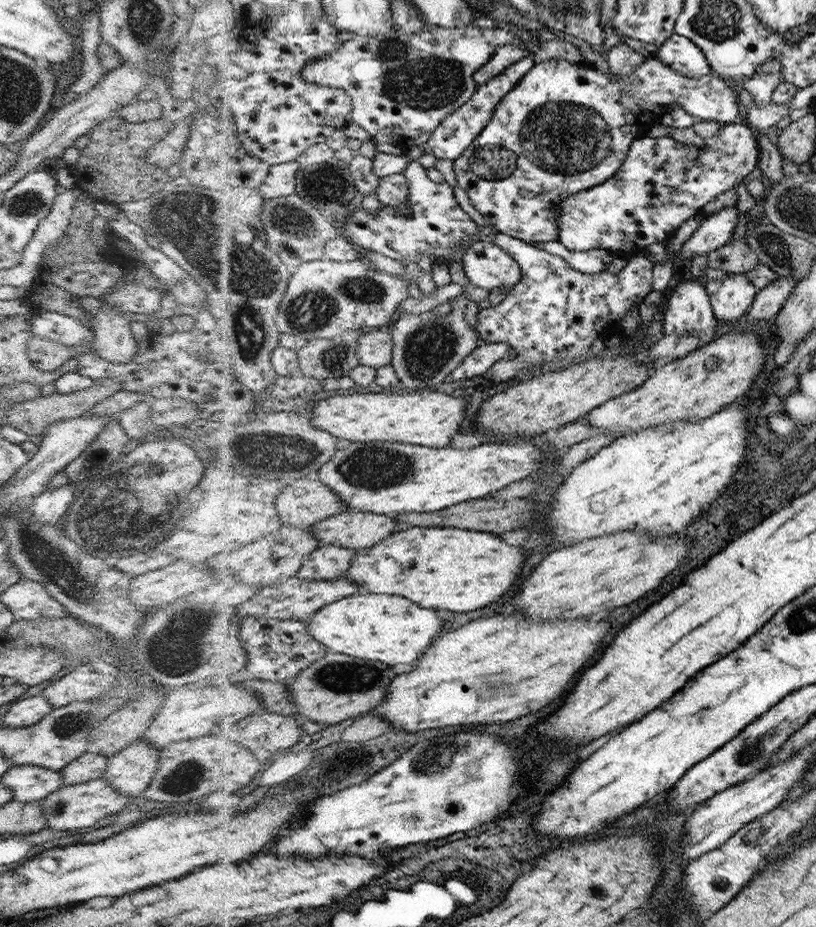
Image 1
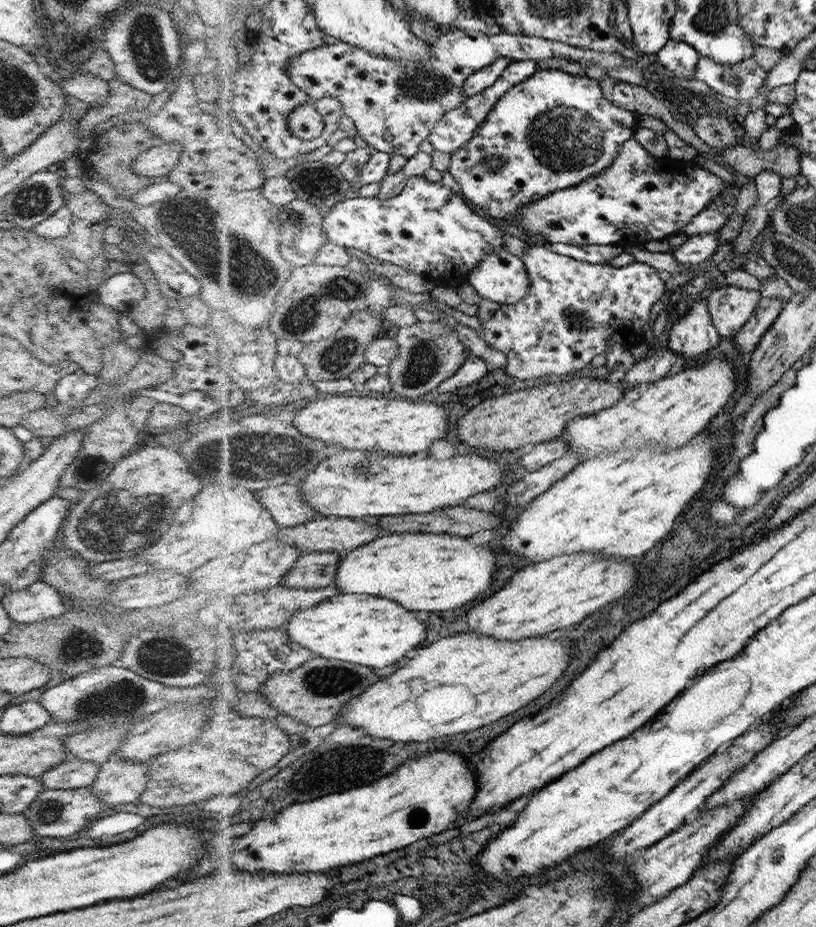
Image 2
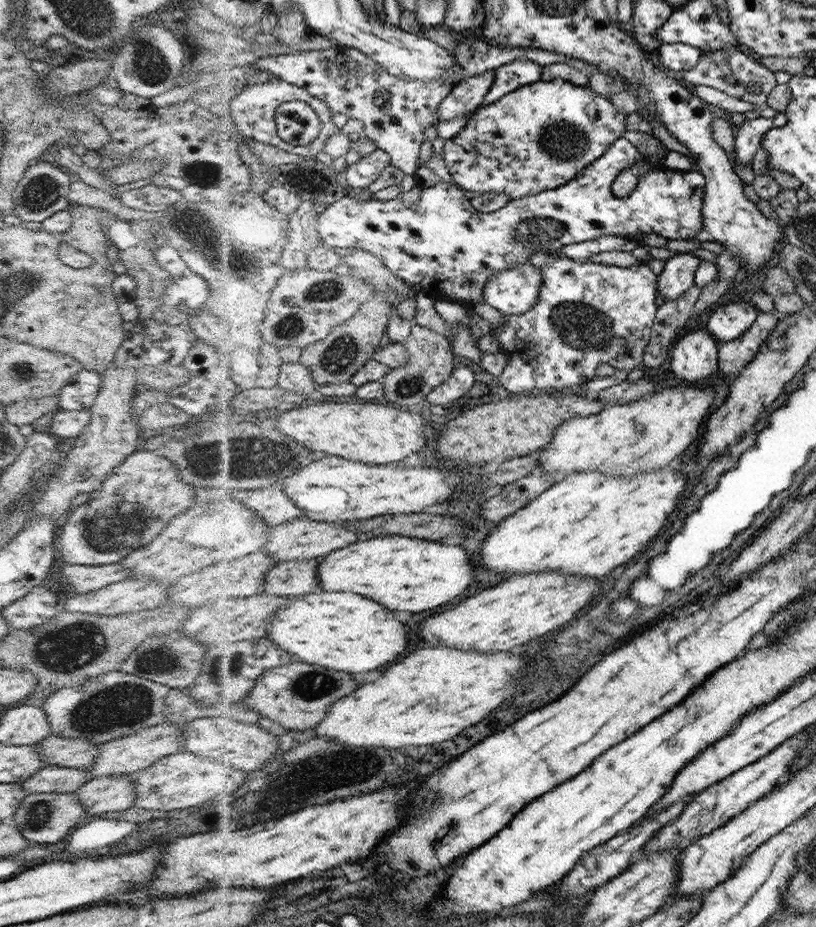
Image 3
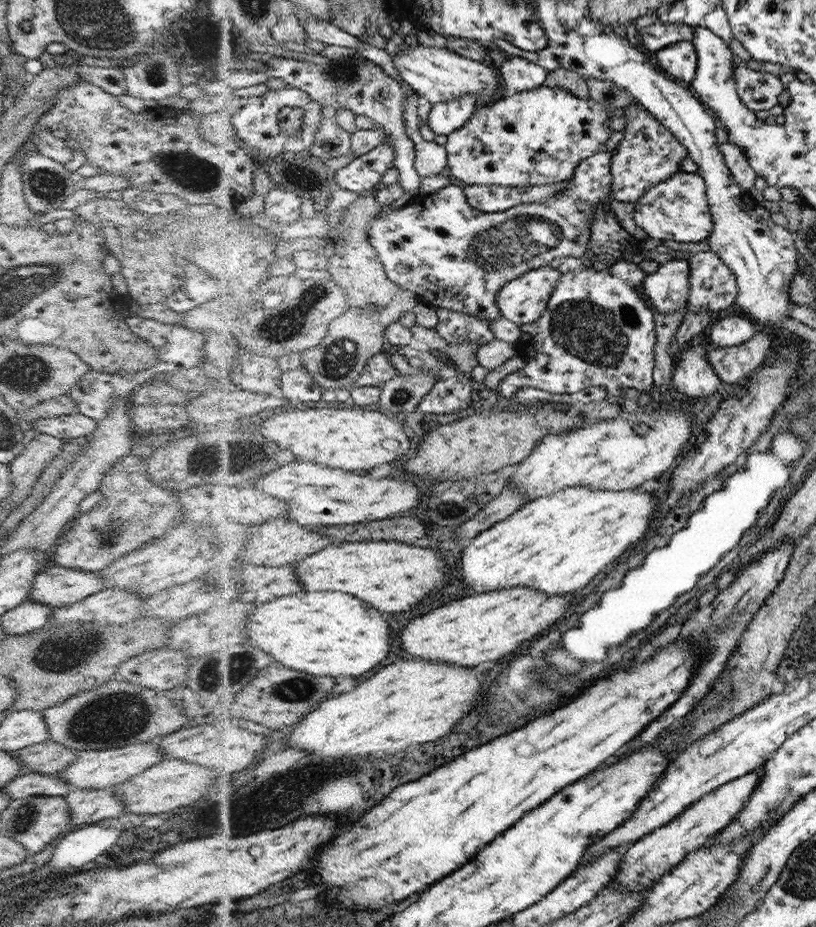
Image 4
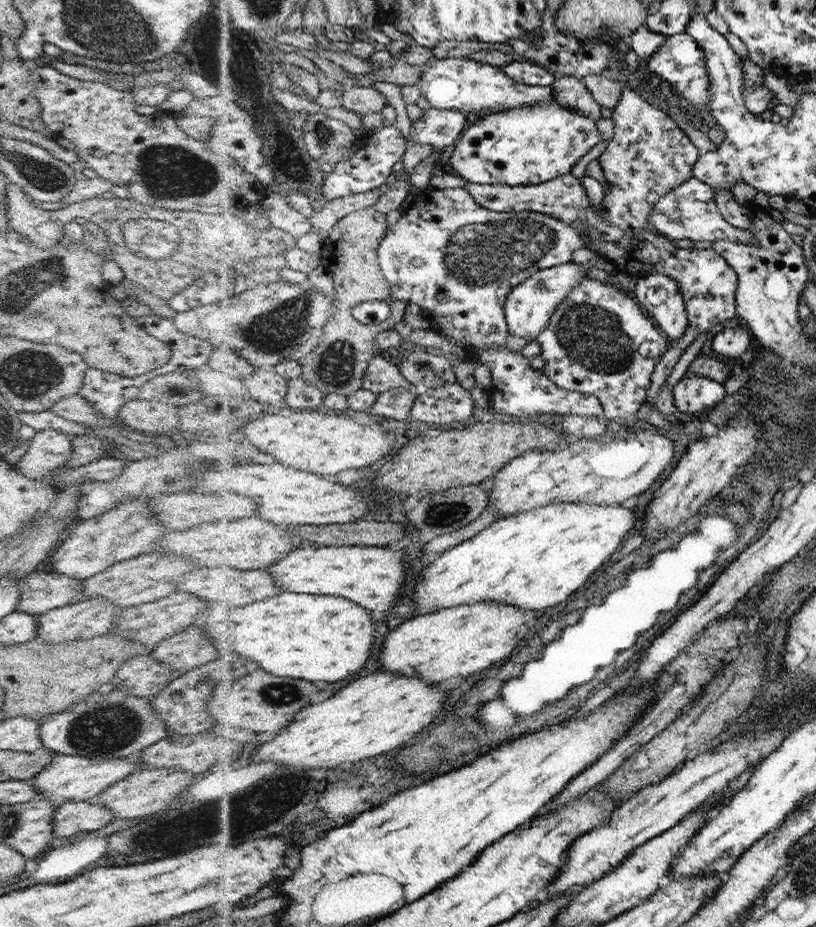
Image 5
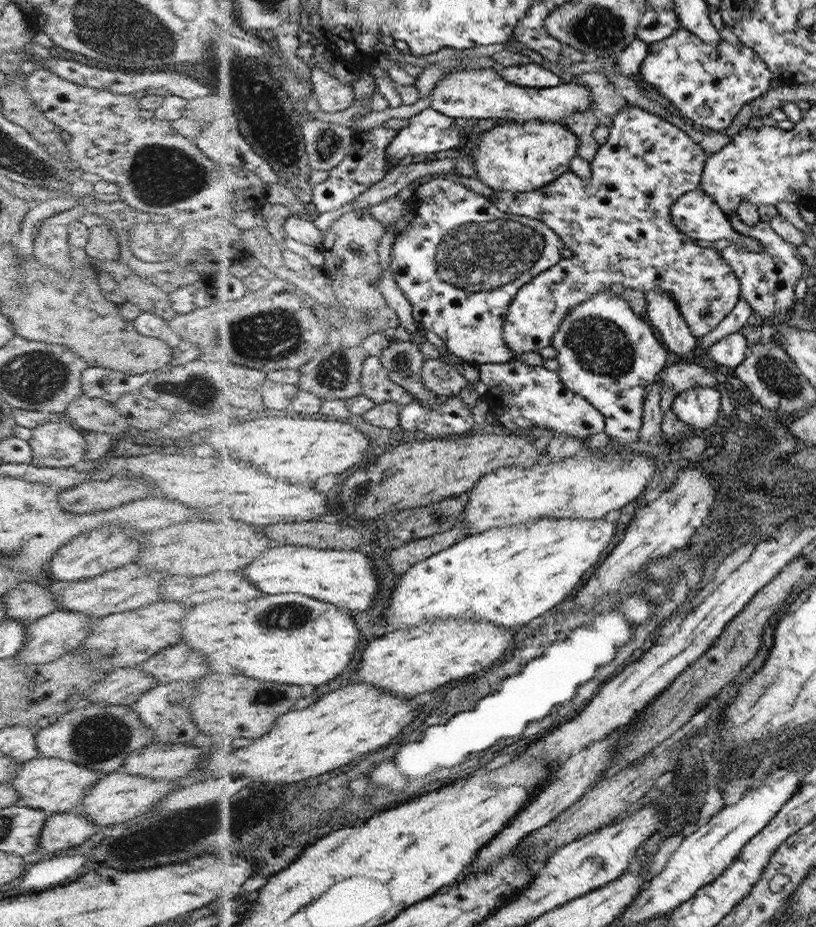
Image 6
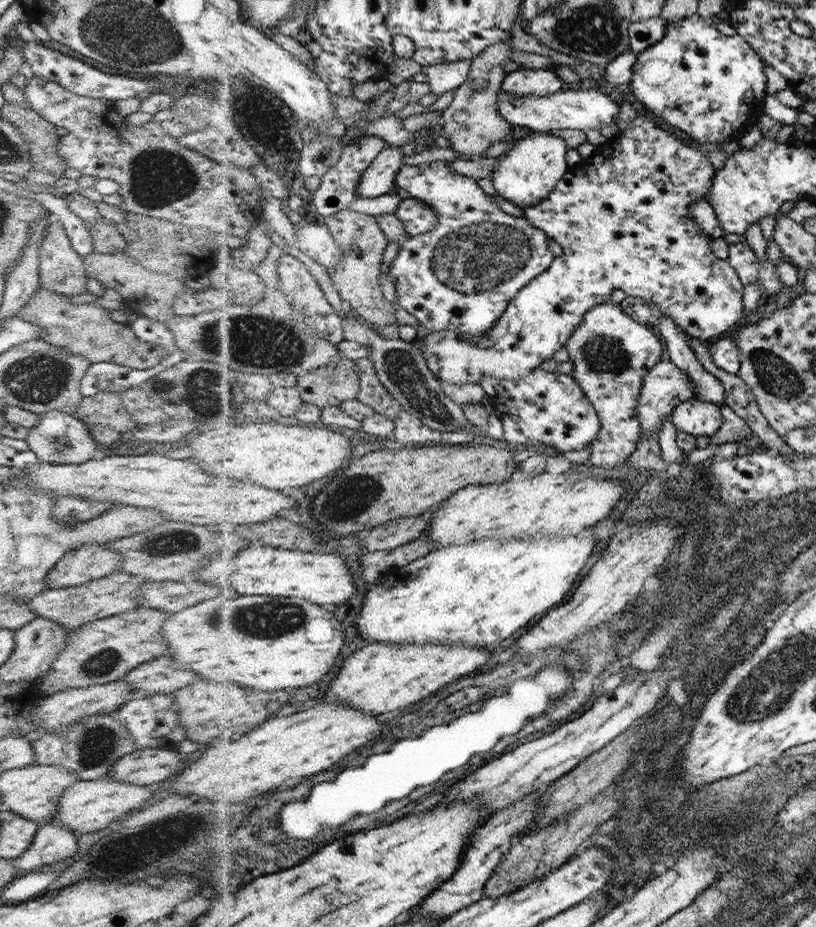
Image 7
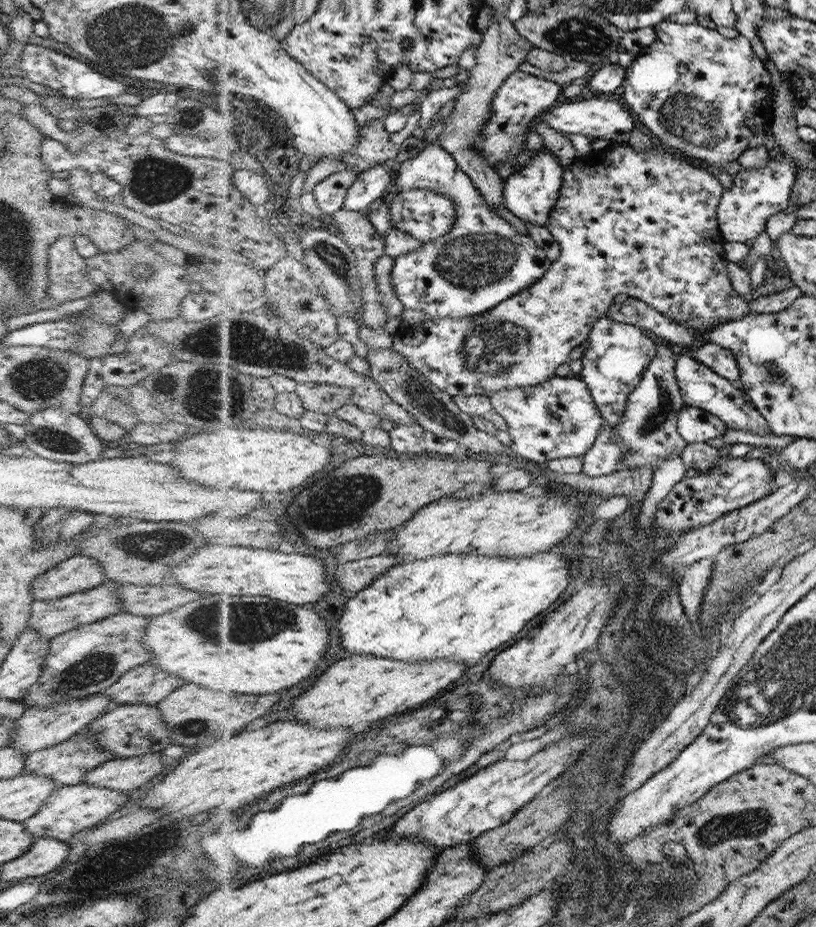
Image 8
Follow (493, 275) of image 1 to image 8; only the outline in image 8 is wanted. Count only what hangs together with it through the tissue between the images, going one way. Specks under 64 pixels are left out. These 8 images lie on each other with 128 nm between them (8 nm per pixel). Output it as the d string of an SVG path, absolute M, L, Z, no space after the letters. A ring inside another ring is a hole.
M623 144L620 147L608 147L607 150L595 151L588 154L586 158L579 157L573 166L565 168L562 192L560 192L559 199L551 212L550 219L547 220L547 229L558 242L561 251L558 259L548 267L547 274L539 282L527 288L526 291L519 292L511 299L503 300L498 306L492 308L492 311L466 319L429 318L421 325L413 327L410 337L408 335L395 337L393 346L400 353L406 355L412 361L412 365L422 370L422 373L428 377L429 382L450 392L452 396L482 395L488 394L488 391L515 389L516 387L532 388L538 383L548 382L548 379L556 375L558 366L568 362L568 353L588 342L588 335L590 335L595 321L602 317L606 310L614 304L613 300L617 294L628 294L631 298L643 300L674 323L690 330L697 329L702 333L712 331L717 325L725 324L725 321L734 321L748 315L751 312L748 298L738 295L732 281L730 281L730 277L726 274L726 266L724 266L725 250L722 250L723 236L718 232L714 232L714 230L718 230L716 218L717 208L724 192L722 184L708 168L705 169L682 156L676 157L675 152L672 155L666 149L666 147L664 149L652 144L652 148L642 151L640 148Z

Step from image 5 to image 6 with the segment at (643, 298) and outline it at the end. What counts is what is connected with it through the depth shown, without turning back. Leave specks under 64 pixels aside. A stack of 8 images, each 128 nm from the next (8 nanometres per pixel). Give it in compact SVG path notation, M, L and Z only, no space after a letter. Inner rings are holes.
M652 289L645 293L648 302L647 320L660 332L664 343L672 349L674 358L679 362L695 360L696 343L698 337L690 330L684 321L679 304L672 294L660 289Z

